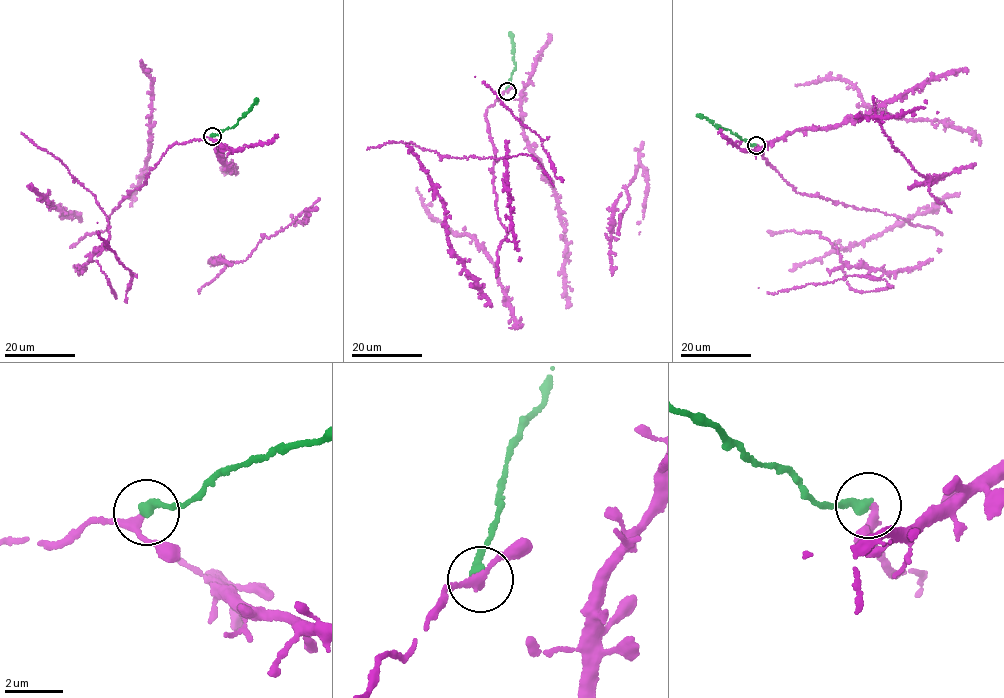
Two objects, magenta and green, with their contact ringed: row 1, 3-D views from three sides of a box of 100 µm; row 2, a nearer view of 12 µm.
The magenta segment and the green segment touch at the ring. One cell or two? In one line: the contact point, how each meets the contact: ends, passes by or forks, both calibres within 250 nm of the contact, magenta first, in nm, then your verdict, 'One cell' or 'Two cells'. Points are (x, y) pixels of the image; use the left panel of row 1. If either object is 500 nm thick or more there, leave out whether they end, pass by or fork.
Place: (212, 136). At the ring magenta passes by. At the ring green ends. Thickness 240 nm (magenta) against 360 nm. One cell

